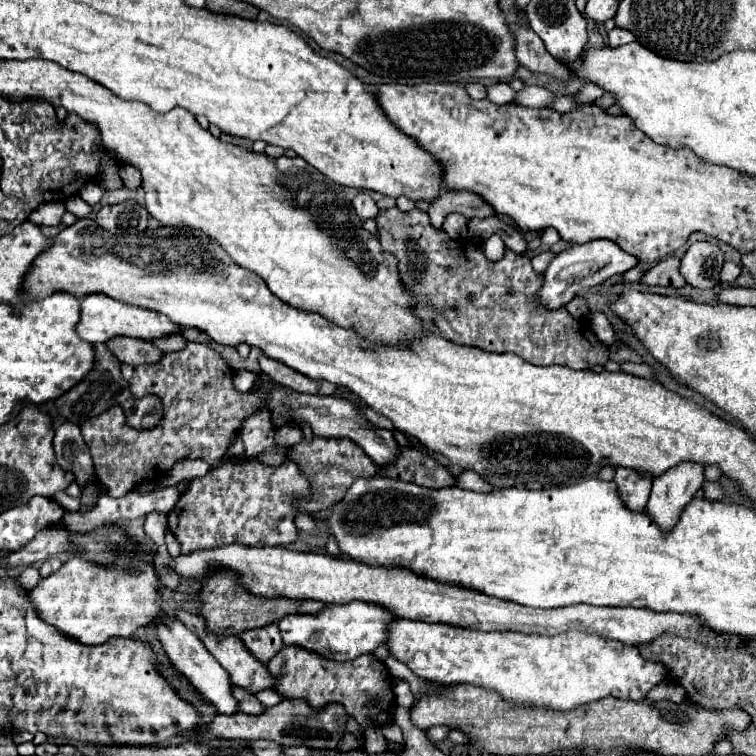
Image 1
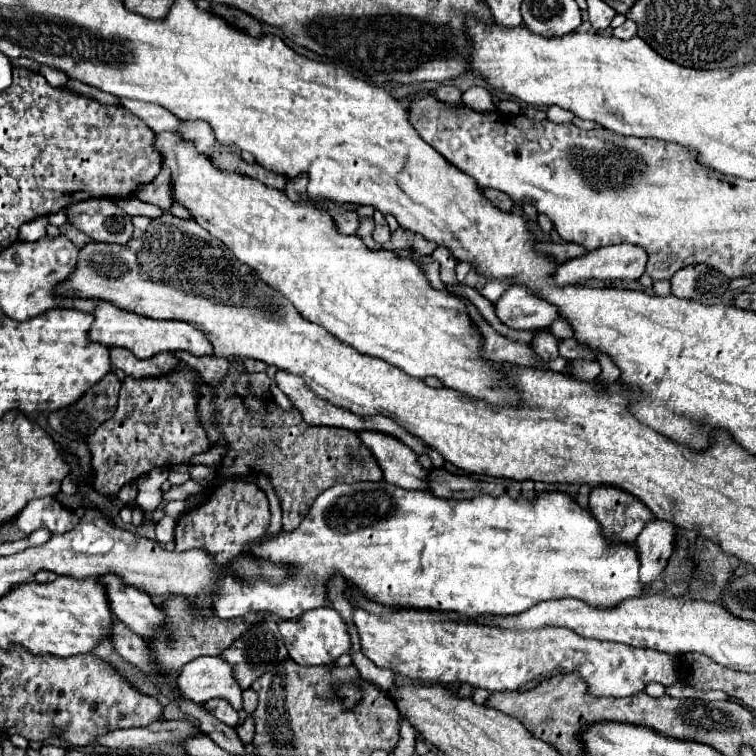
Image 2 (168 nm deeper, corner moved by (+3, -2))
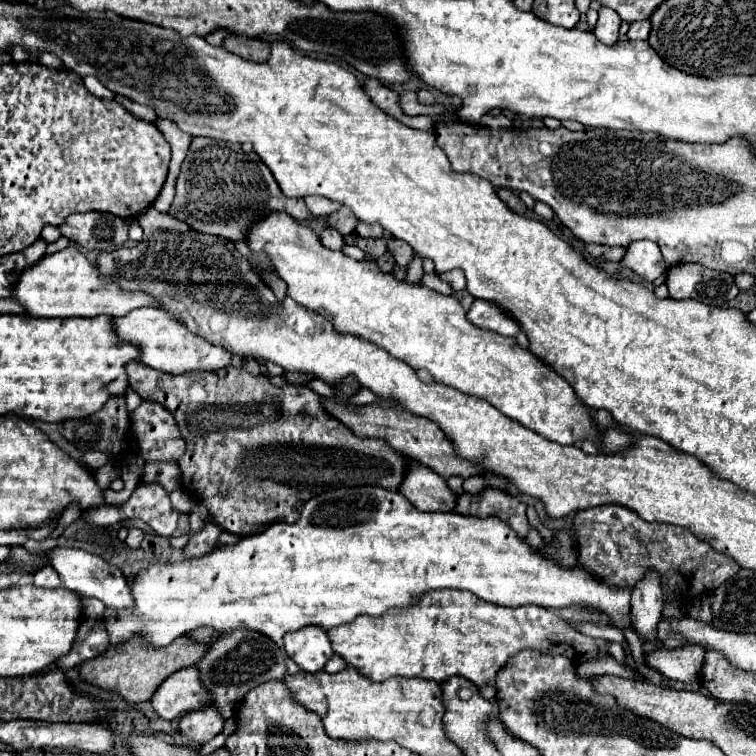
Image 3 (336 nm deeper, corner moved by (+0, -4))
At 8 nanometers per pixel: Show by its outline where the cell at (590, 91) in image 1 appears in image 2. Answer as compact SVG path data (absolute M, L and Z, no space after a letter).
M551 105L551 107L547 109L547 119L549 119L549 121L555 121L555 123L565 123L565 121L573 121L575 115L573 115L571 111L559 107L559 105Z

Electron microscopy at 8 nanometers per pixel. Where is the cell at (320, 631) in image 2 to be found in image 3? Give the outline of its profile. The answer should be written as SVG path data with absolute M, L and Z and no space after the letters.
M300 629L284 635L284 647L290 659L304 671L322 671L326 661L334 655L324 629Z

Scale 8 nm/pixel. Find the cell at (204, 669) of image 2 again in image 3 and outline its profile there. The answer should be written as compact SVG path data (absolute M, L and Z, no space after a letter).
M194 667L180 669L166 677L154 691L152 709L162 719L176 719L186 711L196 711L208 705L208 691L200 683L200 673Z

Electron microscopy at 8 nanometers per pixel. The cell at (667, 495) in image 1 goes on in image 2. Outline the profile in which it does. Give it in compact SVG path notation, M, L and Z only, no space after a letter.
M651 519L637 537L637 549L641 551L641 579L653 579L657 571L663 571L675 541L677 525L665 519Z

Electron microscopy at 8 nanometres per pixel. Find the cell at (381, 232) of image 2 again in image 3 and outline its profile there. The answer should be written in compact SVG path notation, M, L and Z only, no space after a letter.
M360 221L356 231L360 237L382 237L382 225L376 225L376 223L362 223Z

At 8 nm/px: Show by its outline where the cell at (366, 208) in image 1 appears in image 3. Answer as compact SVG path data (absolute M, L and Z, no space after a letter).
M324 229L322 233L320 233L320 243L324 245L324 247L328 247L328 249L342 249L344 247L344 239L340 237L340 233L336 231L336 229Z

